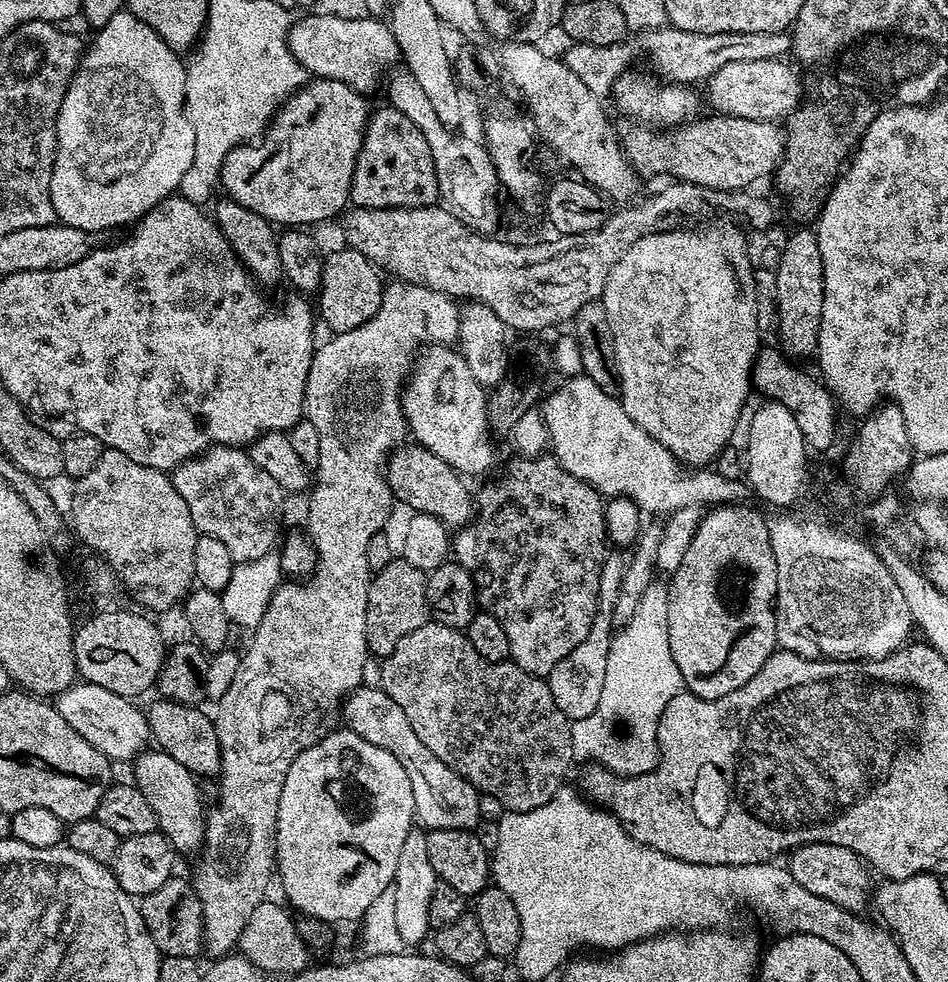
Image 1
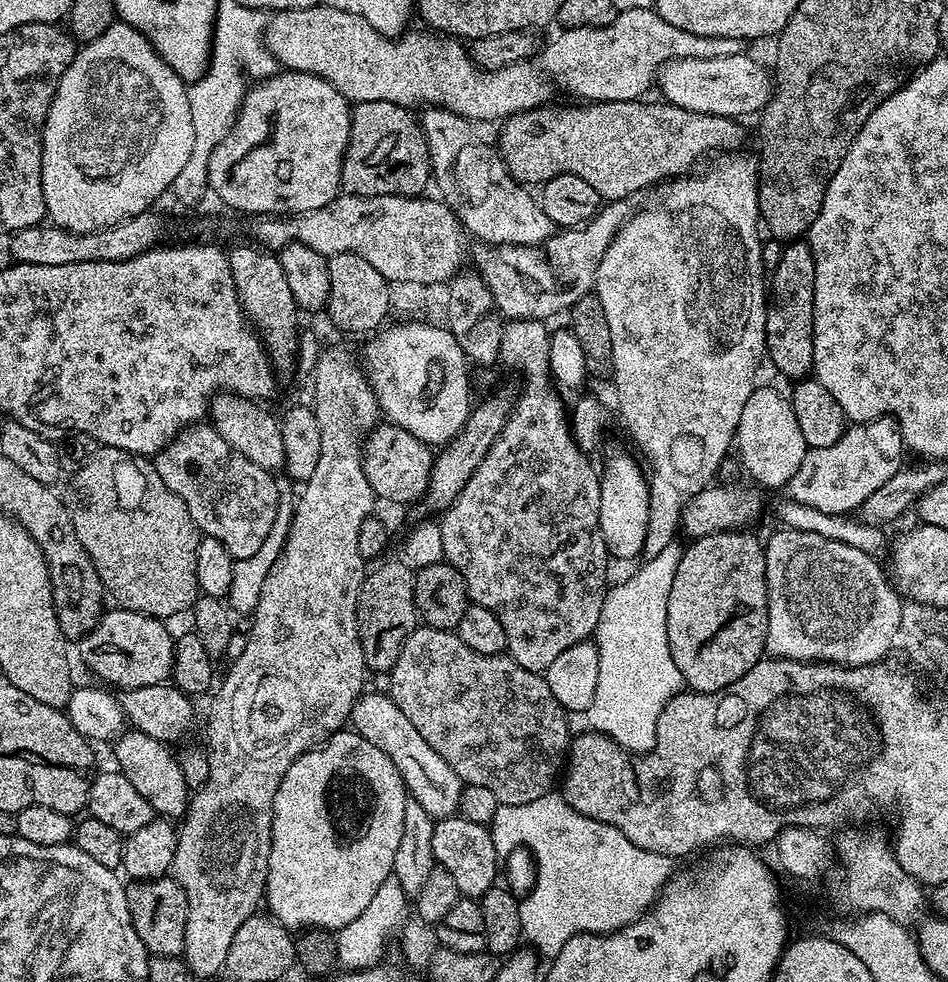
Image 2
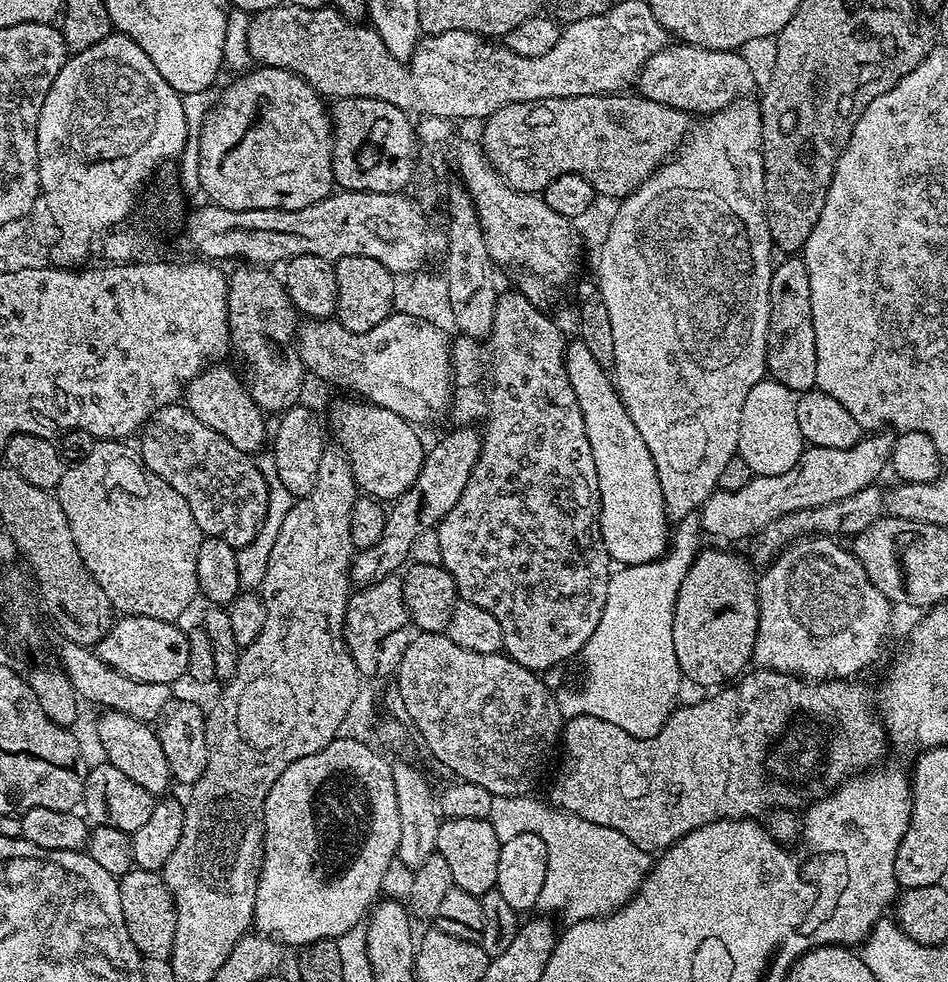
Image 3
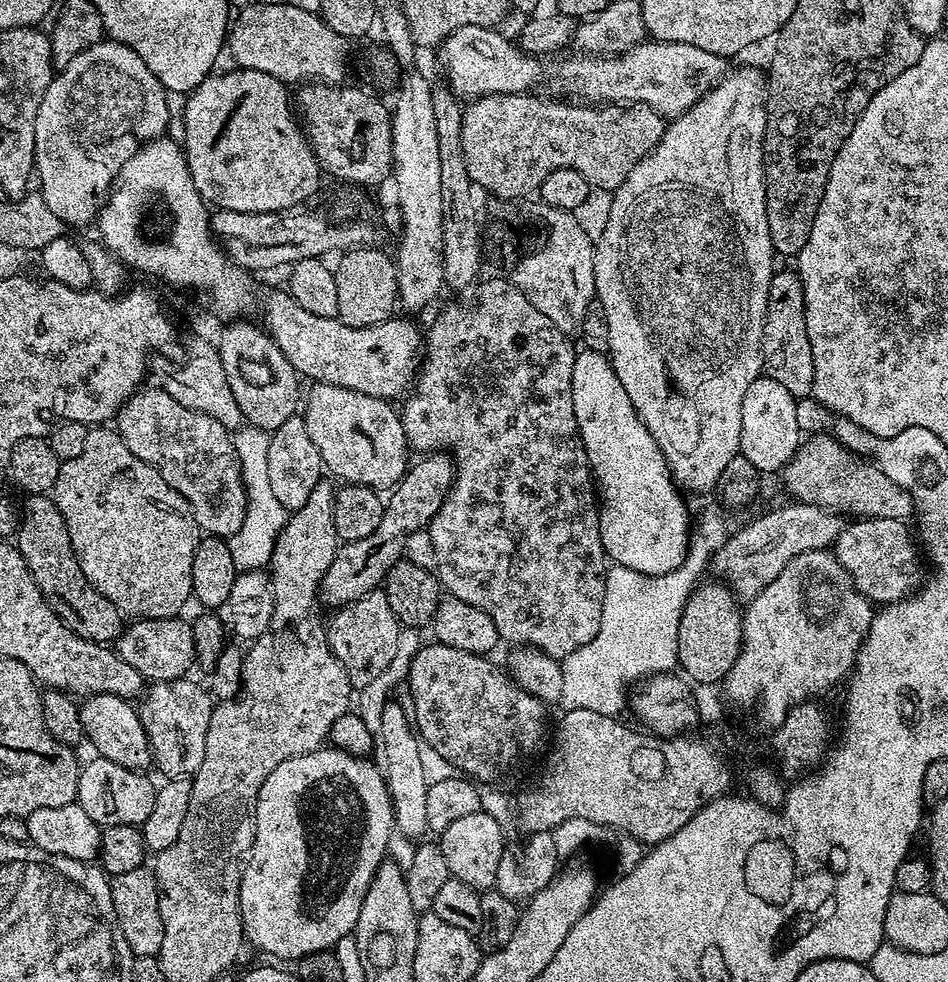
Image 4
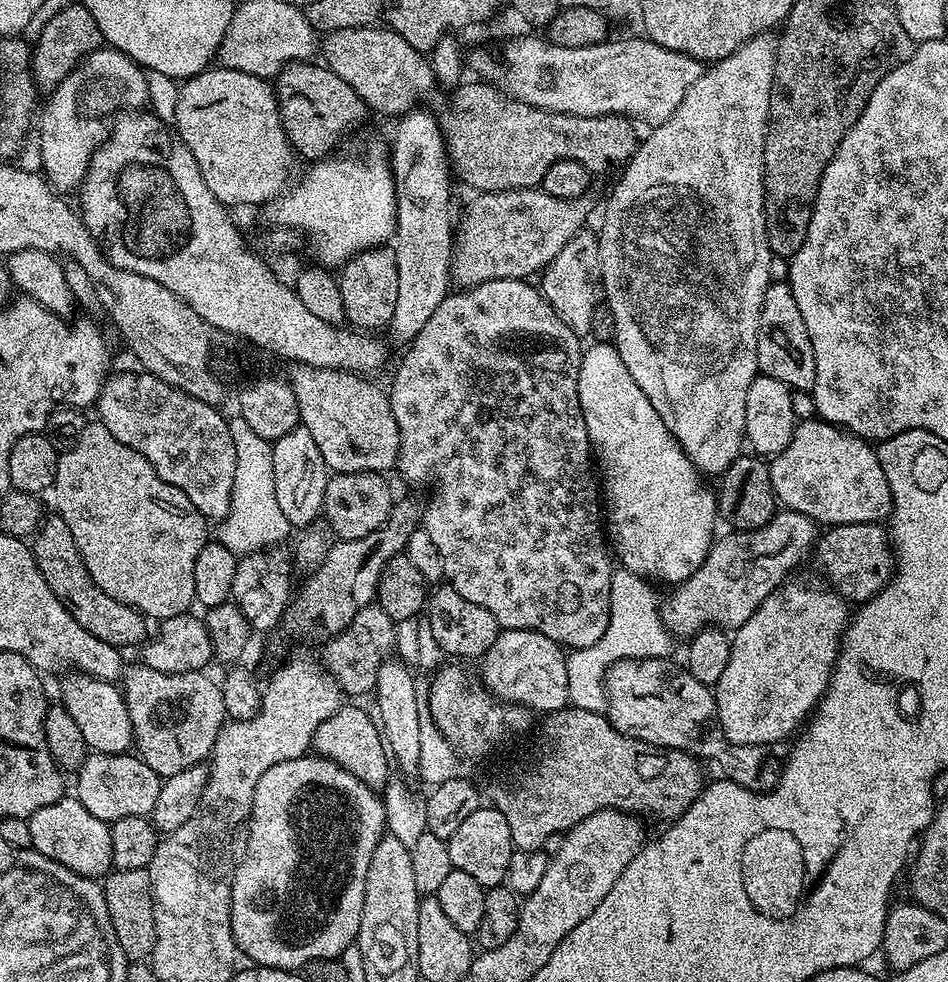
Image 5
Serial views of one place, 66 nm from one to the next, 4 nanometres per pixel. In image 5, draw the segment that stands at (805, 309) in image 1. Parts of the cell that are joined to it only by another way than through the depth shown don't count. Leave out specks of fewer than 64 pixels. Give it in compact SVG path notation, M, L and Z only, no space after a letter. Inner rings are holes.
M788 283L769 284L762 298L762 310L756 327L756 366L763 375L776 378L788 389L811 393L816 381L814 346L802 322L802 313L794 302L794 294Z

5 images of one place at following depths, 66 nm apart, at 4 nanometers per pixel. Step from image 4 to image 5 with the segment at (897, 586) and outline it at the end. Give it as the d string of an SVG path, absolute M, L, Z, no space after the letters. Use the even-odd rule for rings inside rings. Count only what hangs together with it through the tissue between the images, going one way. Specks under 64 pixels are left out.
M833 524L825 532L814 545L814 557L828 571L834 591L848 602L863 602L878 595L894 571L894 553L885 525Z

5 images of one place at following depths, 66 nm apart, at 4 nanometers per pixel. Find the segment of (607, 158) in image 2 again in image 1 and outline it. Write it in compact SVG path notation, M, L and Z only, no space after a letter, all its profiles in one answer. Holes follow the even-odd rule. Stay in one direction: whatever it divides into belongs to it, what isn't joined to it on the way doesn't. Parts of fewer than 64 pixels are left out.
M711 114L705 120L700 120L701 118L692 118L687 122L681 122L675 125L674 130L668 130L665 136L659 136L659 131L653 130L651 127L645 126L643 123L636 122L631 126L633 128L628 128L625 132L622 132L622 147L624 150L624 155L627 156L628 160L632 164L633 168L636 169L637 173L641 177L644 176L668 176L664 178L675 178L677 181L683 182L685 184L697 184L699 188L705 190L711 190L713 188L713 193L716 194L727 194L737 190L748 190L753 186L751 184L756 184L759 180L764 180L773 175L776 169L780 166L780 160L784 157L784 141L786 139L785 133L780 132L776 129L777 125L770 120L751 120L750 118L738 118L737 116L721 116L719 114Z

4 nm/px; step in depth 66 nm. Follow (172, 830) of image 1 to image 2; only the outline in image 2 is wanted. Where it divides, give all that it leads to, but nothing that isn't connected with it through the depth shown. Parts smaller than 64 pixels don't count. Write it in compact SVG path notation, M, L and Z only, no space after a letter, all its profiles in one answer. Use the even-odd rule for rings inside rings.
M128 730L115 741L116 760L119 771L123 772L130 782L150 802L153 813L157 817L180 818L188 810L190 789L186 778L183 776L183 768L180 765L177 753L167 744L158 742L146 734L135 730Z

